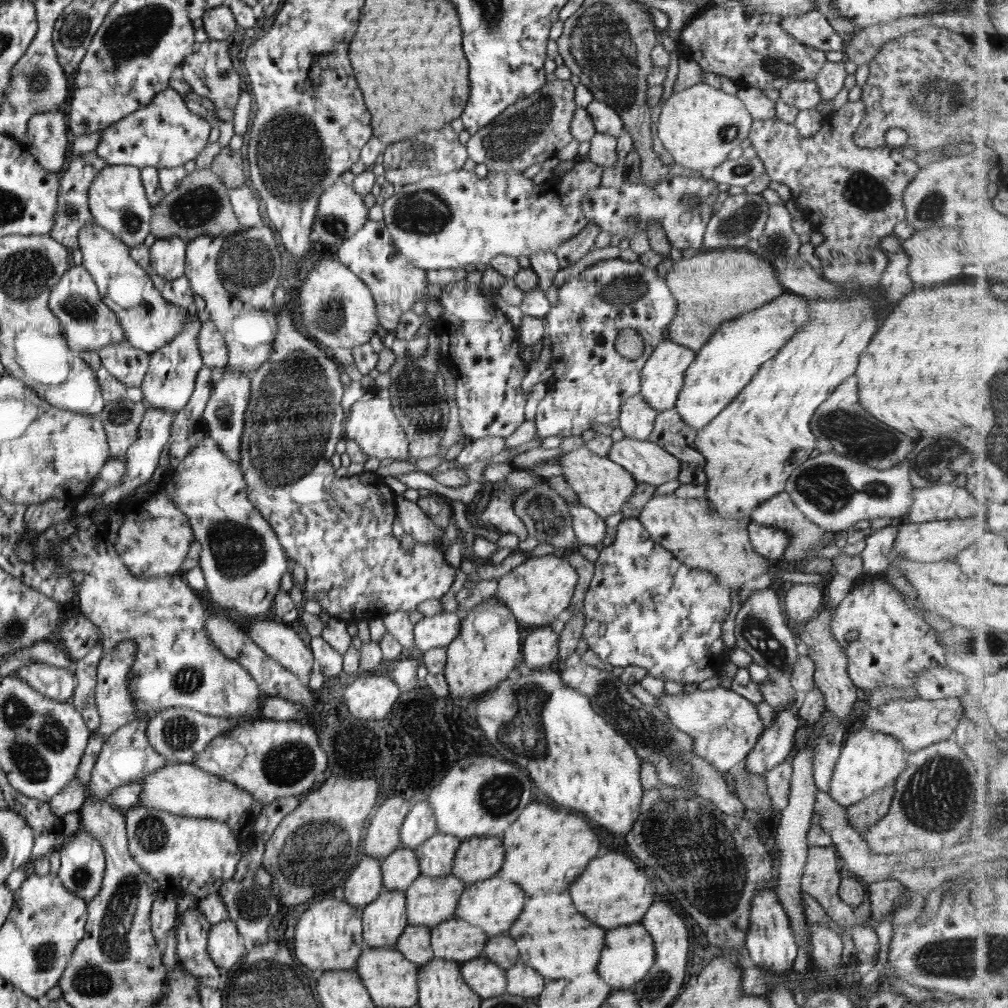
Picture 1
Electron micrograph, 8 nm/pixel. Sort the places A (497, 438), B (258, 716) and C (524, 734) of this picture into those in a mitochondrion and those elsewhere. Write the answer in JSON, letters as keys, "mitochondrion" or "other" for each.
{"A":"other","B":"other","C":"mitochondrion"}

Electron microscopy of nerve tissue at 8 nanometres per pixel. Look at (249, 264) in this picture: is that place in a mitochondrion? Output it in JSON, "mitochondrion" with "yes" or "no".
{"mitochondrion":"yes"}

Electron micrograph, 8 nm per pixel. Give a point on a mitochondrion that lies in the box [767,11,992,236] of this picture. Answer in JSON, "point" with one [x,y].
{"point":[935,103]}

